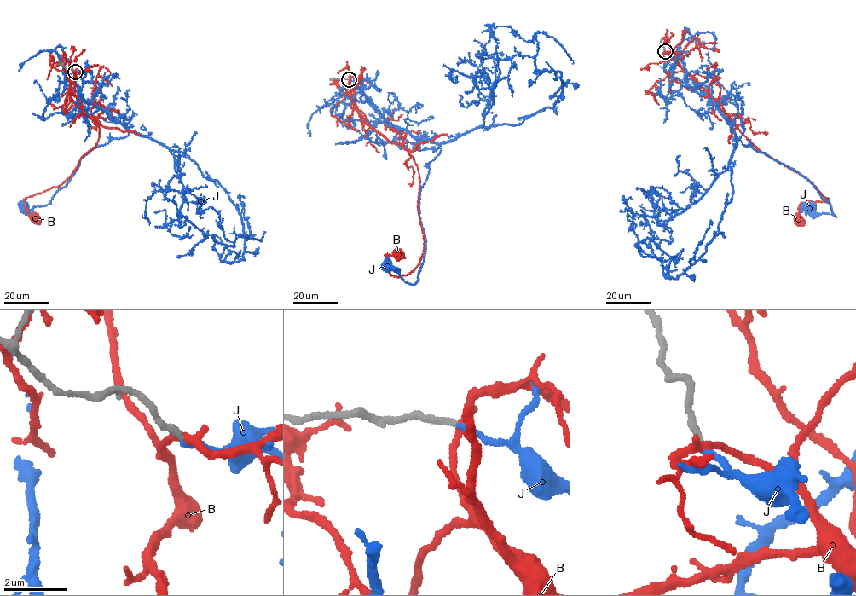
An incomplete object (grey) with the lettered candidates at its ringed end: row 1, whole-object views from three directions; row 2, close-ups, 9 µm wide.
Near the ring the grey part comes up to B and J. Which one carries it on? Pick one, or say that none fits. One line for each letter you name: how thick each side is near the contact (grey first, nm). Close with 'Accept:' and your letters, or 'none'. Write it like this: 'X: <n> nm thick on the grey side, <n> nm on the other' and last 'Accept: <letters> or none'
J: 200 nm thick on the grey side, 190 nm on the other
Accept: J

